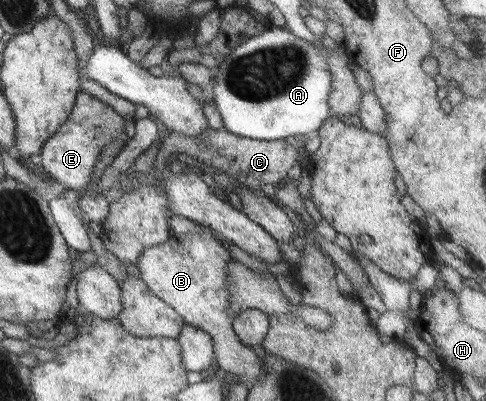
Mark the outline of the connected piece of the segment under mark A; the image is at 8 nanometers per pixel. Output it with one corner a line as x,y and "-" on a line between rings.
271,26
260,35
249,37
237,44
221,64
213,69
213,80
208,94
221,117
225,131
257,141
284,140
289,136
303,136
318,131
323,120
331,116
327,98
331,90
331,73
325,57
313,47
313,43
294,37
287,29

